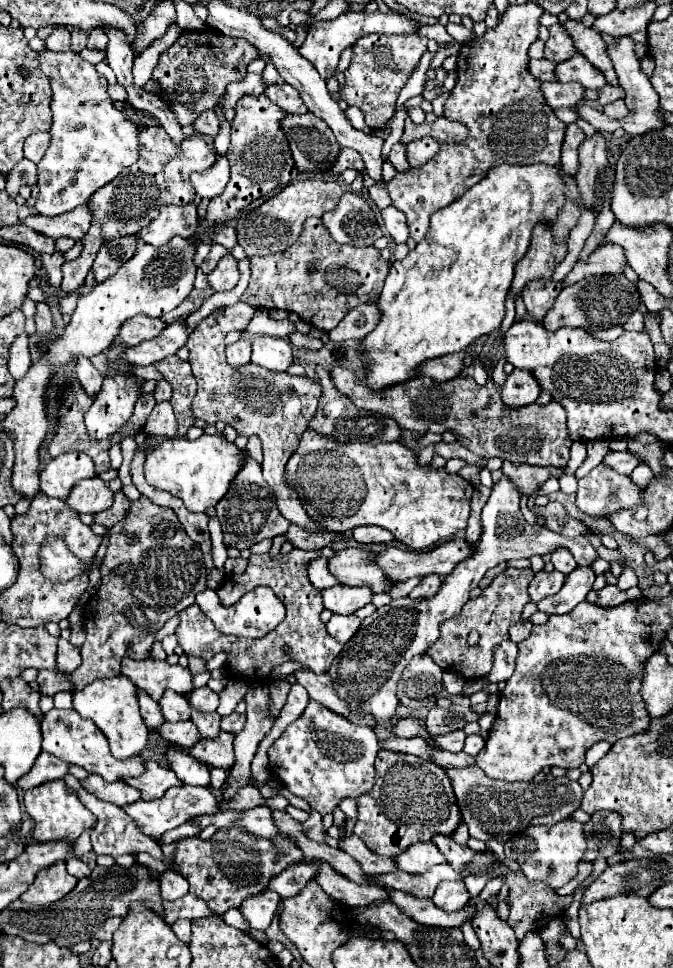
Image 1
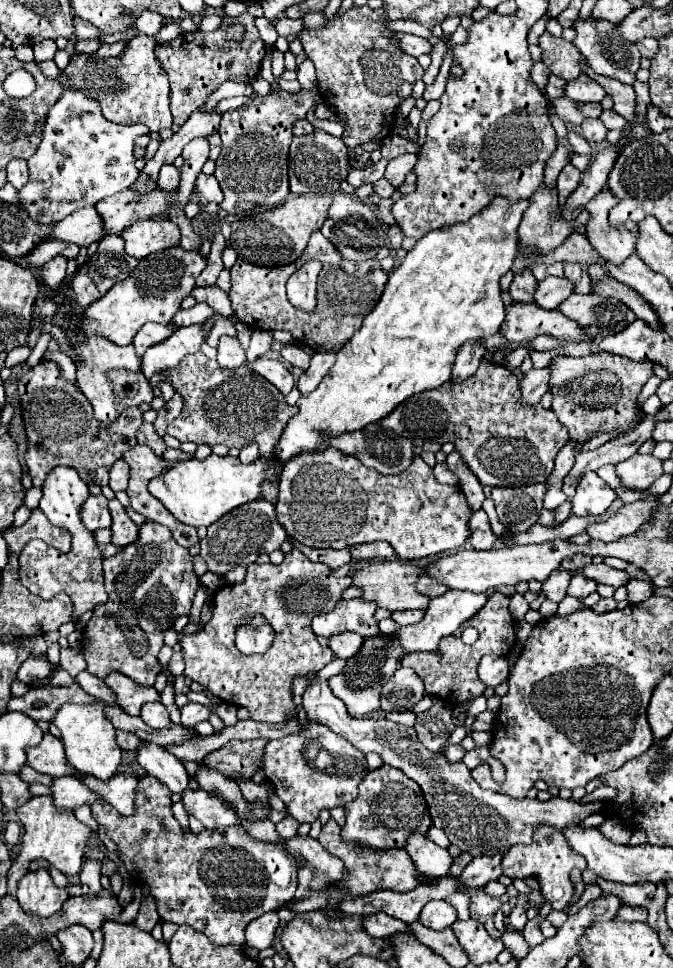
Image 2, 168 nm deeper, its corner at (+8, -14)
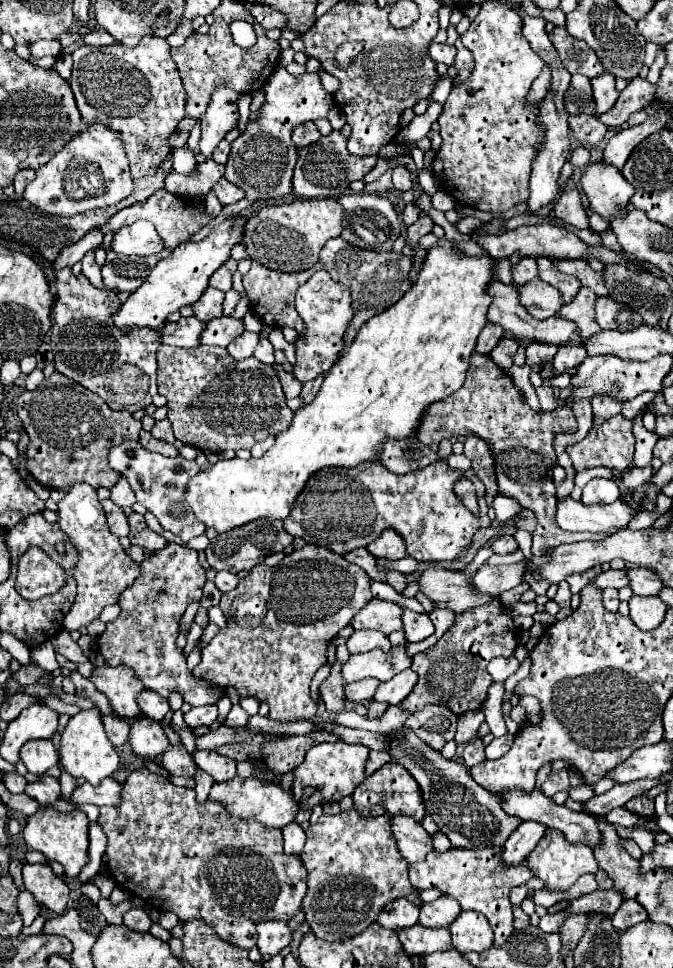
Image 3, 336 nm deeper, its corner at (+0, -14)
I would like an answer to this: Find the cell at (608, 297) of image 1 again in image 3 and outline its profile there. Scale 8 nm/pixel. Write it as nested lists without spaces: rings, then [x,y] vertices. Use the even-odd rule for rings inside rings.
[[[612,296],[598,298],[594,310],[596,310],[596,322],[604,330],[634,330],[642,322],[642,316],[634,308],[618,304]]]

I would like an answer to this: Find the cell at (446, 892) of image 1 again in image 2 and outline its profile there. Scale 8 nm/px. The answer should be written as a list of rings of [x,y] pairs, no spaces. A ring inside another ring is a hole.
[[[432,900],[424,906],[418,922],[422,926],[428,926],[432,930],[444,930],[450,928],[452,922],[458,920],[456,910],[446,902],[446,900]]]

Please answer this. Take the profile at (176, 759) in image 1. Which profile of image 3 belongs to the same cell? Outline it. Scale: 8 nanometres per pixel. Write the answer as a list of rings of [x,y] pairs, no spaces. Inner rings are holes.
[[[148,718],[148,722],[132,722],[130,746],[144,760],[156,762],[156,758],[160,758],[168,750],[170,742],[168,742],[162,726],[156,720]]]

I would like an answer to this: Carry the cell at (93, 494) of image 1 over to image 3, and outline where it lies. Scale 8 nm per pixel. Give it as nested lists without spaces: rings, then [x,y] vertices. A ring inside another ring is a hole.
[[[102,500],[102,508],[106,512],[106,522],[114,536],[128,536],[128,520],[122,508],[118,508],[112,500]]]

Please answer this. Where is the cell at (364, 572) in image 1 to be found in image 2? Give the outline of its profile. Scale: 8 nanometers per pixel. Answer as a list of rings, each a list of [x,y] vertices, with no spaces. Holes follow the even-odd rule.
[[[372,560],[368,562],[364,568],[360,568],[358,572],[354,572],[352,576],[352,584],[364,590],[362,600],[374,600],[378,602],[380,608],[386,608],[390,612],[396,610],[426,610],[430,596],[420,594],[416,590],[416,582],[422,574],[424,566],[420,564],[412,564],[412,562],[400,562],[400,560]]]

